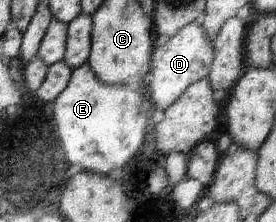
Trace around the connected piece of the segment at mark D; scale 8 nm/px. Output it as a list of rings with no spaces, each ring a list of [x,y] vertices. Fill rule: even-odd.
[[[201,21],[184,27],[177,36],[169,39],[153,54],[152,71],[150,72],[153,80],[149,84],[151,87],[150,101],[153,106],[164,112],[167,111],[167,108],[176,104],[177,100],[180,100],[193,84],[210,77],[215,60],[216,44]]]

